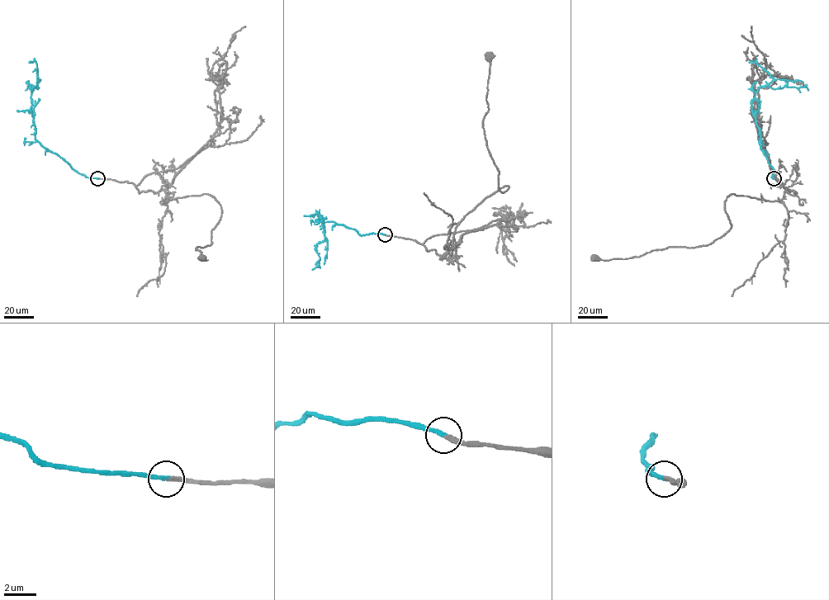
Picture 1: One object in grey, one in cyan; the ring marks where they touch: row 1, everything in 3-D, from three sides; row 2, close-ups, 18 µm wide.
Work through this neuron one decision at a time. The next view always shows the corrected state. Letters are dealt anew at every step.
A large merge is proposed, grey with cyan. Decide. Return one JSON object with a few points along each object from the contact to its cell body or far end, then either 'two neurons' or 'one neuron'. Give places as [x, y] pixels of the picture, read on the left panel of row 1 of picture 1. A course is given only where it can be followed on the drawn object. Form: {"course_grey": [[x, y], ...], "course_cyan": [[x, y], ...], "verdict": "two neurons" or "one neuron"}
{"course_grey": [[97, 178], [163, 190], [167, 201], [211, 195], [221, 214], [212, 243], [196, 248], [201, 258]], "course_cyan": [[97, 178], [79, 173], [35, 139], [31, 89], [36, 85], [38, 88], [30, 86], [25, 90]], "verdict": "one neuron"}

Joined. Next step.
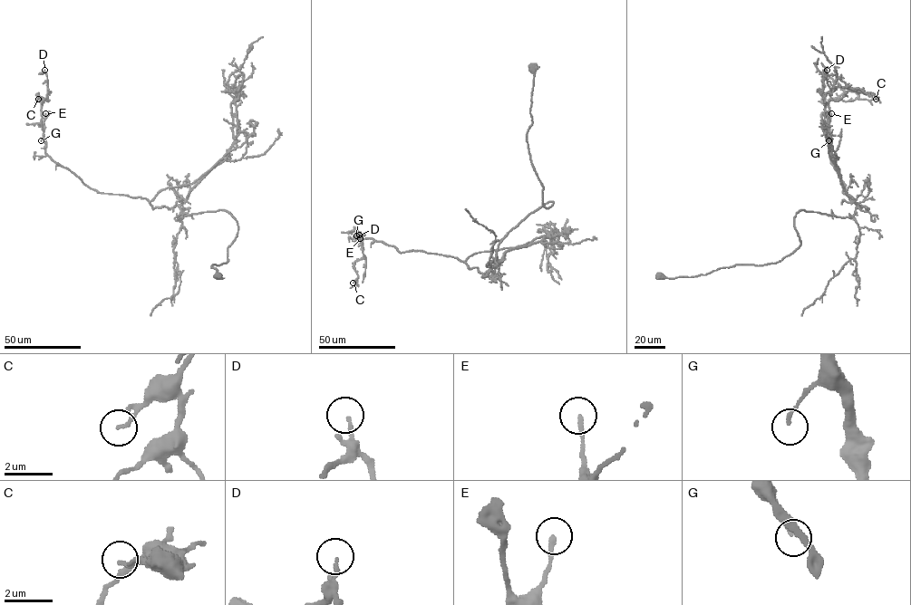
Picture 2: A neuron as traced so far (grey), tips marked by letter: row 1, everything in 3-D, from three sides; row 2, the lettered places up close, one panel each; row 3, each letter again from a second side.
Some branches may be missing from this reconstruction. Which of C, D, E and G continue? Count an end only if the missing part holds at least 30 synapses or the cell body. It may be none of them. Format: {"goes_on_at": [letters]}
{"goes_on_at": []}

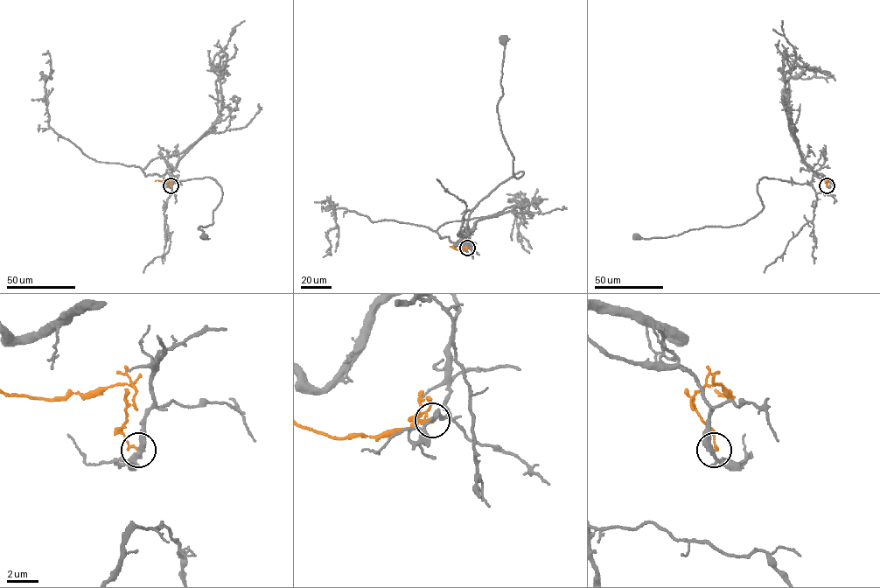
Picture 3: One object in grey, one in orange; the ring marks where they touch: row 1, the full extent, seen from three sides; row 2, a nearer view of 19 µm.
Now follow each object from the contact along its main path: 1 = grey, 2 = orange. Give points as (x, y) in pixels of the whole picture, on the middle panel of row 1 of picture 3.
1: (467, 248), (474, 207), (500, 184), (523, 174), (513, 175), (513, 157), (497, 112), (503, 39)
2: (467, 248), (457, 249), (450, 246)

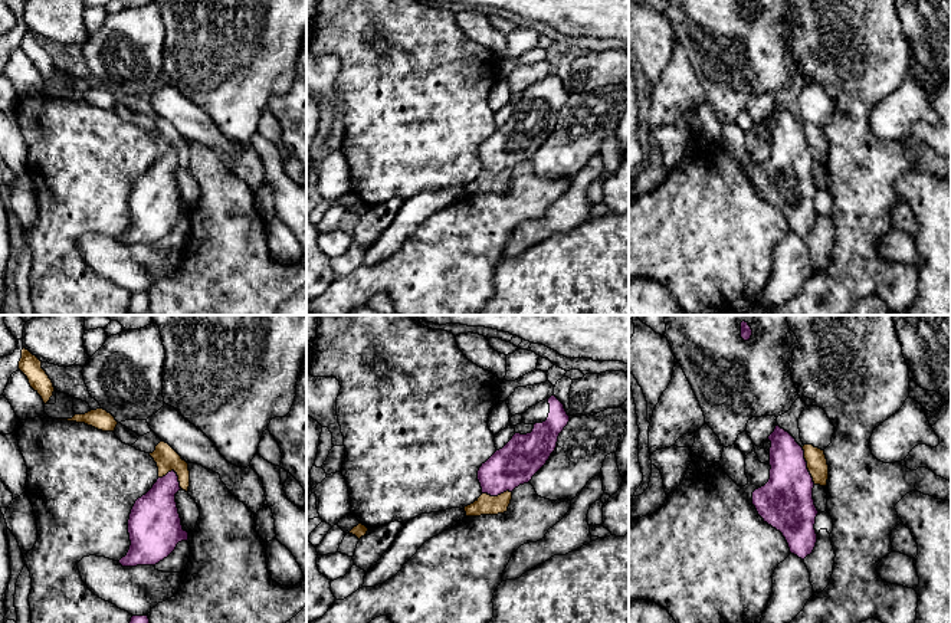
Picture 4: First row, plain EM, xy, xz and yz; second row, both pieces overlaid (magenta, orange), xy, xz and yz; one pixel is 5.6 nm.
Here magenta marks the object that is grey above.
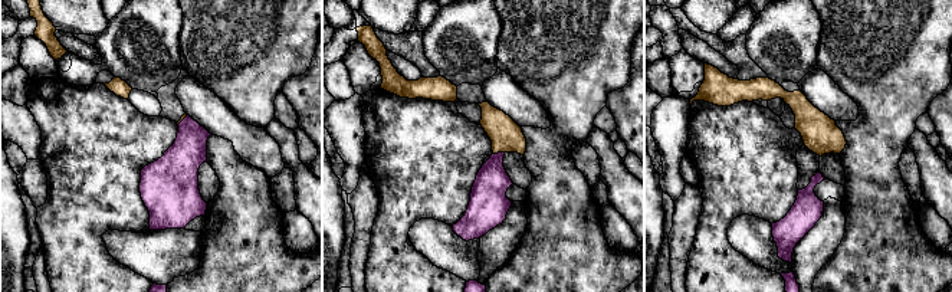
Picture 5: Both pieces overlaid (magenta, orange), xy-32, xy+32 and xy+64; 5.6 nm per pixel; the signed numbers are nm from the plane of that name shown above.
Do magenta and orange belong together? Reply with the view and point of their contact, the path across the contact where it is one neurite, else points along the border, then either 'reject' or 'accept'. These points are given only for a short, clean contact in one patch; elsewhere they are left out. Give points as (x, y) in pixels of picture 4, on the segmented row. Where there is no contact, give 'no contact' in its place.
meets magenta in yz at (806, 466); border along yz (802, 448), (806, 468), (815, 484); reject

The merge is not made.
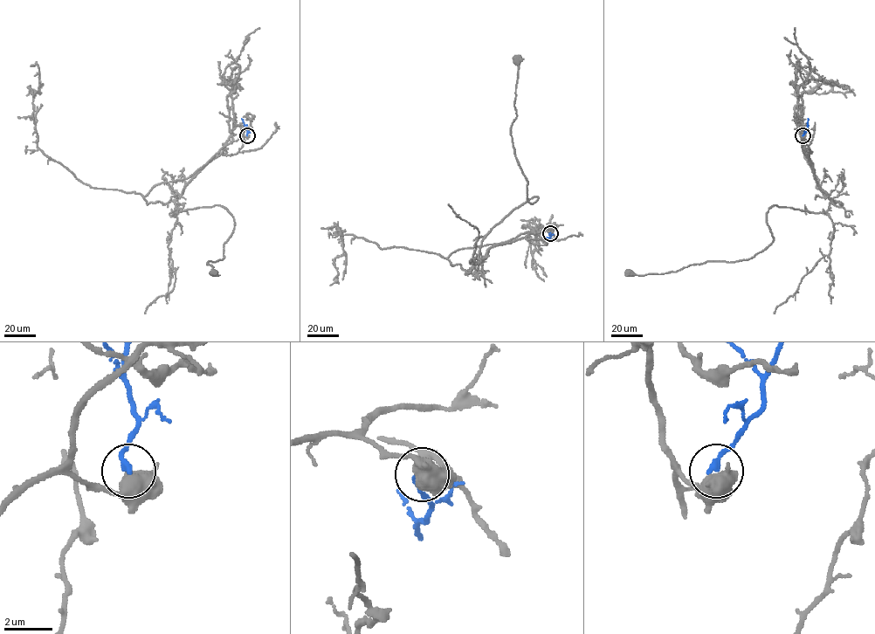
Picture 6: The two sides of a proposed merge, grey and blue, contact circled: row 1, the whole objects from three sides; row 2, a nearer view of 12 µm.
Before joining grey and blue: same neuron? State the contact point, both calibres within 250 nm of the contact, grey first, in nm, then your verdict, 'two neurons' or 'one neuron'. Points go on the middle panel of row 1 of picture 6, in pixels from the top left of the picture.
at (550, 233); 650 nm thick on the grey side, 280 nm on the other; two neurons

